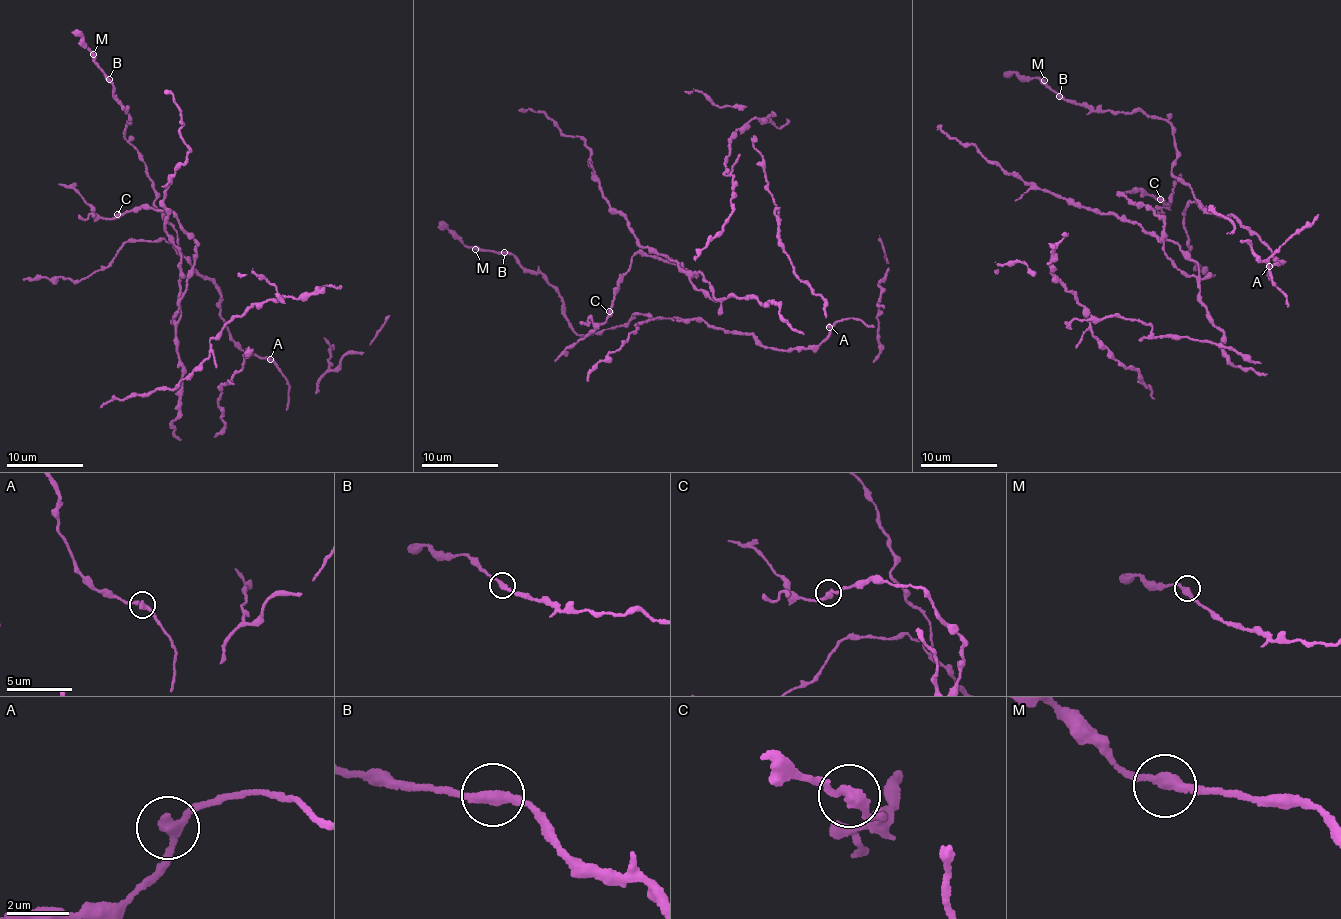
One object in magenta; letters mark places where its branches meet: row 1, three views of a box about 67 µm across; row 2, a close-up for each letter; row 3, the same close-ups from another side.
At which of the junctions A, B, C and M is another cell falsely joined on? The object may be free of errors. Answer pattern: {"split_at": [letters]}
{"split_at": ["C"]}

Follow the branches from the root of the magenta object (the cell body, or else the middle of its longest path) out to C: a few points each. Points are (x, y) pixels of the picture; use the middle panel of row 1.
C: (702, 274), (700, 271), (692, 276), (674, 262), (636, 253), (631, 258), (631, 269), (618, 284), (609, 311)

